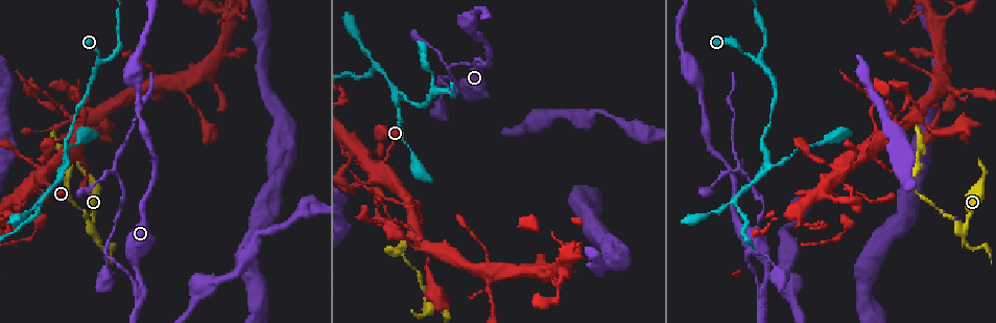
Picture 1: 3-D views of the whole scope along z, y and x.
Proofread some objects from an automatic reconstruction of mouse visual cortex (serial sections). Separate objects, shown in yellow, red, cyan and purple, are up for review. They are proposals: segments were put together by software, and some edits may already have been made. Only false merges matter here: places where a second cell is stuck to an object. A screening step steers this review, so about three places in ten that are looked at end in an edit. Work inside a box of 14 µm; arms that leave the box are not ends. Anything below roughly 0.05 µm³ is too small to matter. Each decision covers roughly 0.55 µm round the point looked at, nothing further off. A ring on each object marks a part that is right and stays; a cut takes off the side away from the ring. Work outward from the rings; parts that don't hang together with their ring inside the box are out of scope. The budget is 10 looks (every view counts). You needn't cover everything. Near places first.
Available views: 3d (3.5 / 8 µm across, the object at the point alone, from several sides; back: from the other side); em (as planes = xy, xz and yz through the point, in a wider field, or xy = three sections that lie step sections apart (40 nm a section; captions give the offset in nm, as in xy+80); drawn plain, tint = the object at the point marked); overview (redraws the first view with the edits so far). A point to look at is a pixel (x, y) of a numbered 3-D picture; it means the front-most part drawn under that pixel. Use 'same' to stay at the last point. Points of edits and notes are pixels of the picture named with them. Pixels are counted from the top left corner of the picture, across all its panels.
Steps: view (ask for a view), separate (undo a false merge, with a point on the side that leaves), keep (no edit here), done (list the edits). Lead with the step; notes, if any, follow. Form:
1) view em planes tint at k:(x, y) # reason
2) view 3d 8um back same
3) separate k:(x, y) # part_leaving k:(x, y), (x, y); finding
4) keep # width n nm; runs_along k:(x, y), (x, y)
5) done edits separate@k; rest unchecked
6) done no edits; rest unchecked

view 3d 8um at 1:(139, 284) # abrupt turn

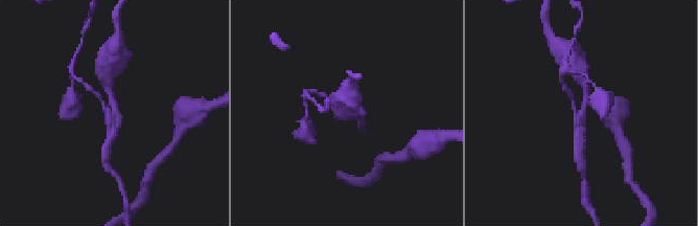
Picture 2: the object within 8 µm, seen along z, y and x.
view 3d 3.5um back at 2:(580, 111)

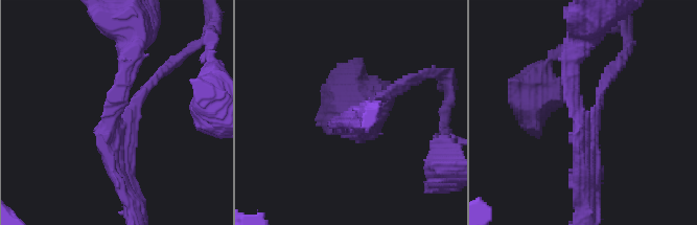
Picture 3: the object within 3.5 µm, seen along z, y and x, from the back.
view em xy step 1 tint at 3:(112, 115)

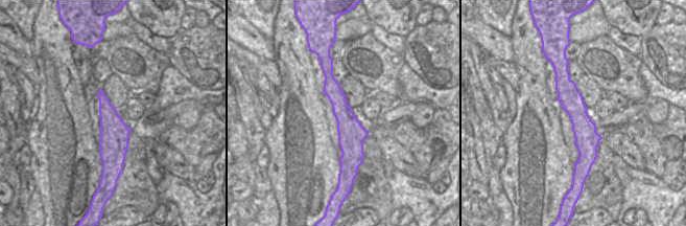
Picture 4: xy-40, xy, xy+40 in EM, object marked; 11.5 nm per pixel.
separate 3:(146, 87) # part_leaving 3:(126, 122), (142, 93), (190, 48); two cells meet here

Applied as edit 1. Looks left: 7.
view overview # see it whole again

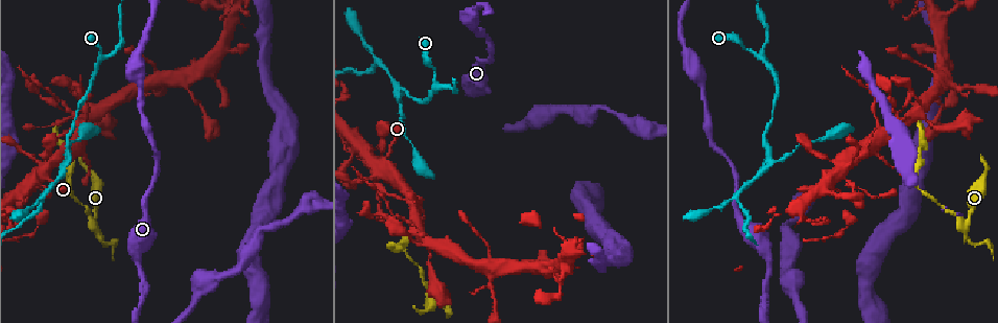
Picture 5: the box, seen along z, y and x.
view 3d 3.5um at 5:(376, 162) # calibre changes

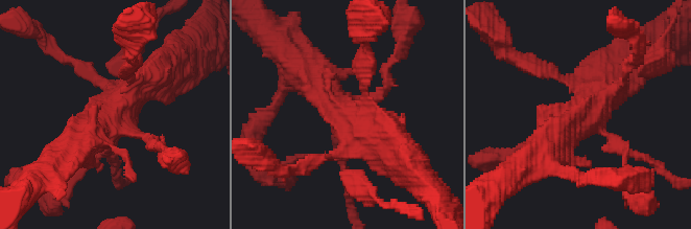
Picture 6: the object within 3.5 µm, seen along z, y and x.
view em planes tint at 6:(349, 116) # need the tissue

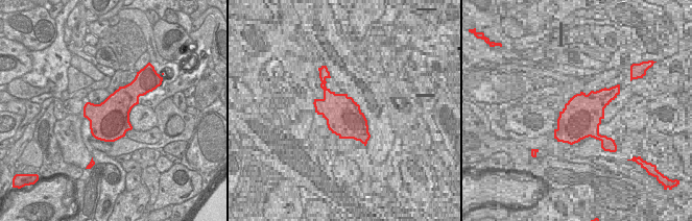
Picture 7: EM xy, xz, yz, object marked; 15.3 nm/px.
keep # runs_along 6:(556, 140), (628, 66); continuous, no second cell

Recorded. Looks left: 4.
view 3d 3.5um at 5:(759, 54) # arms part here

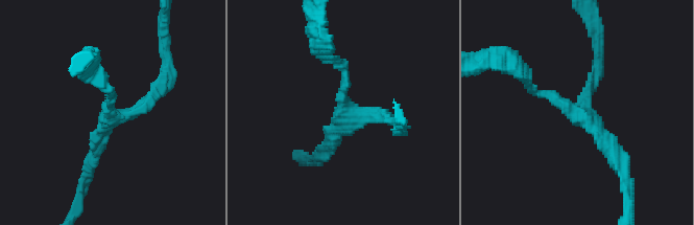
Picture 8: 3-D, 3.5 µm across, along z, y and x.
view em xy step 3 tint at 8:(580, 115) # arms 3; arm_widths 150, 200, 200 nm; shape alone is not enough

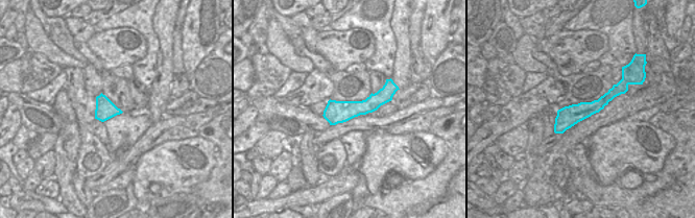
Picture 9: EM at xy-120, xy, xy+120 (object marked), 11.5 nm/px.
keep # runs_along 9:(620, 86), (556, 129); one cell here

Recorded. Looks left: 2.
done edits separate@3; rest unchecked

